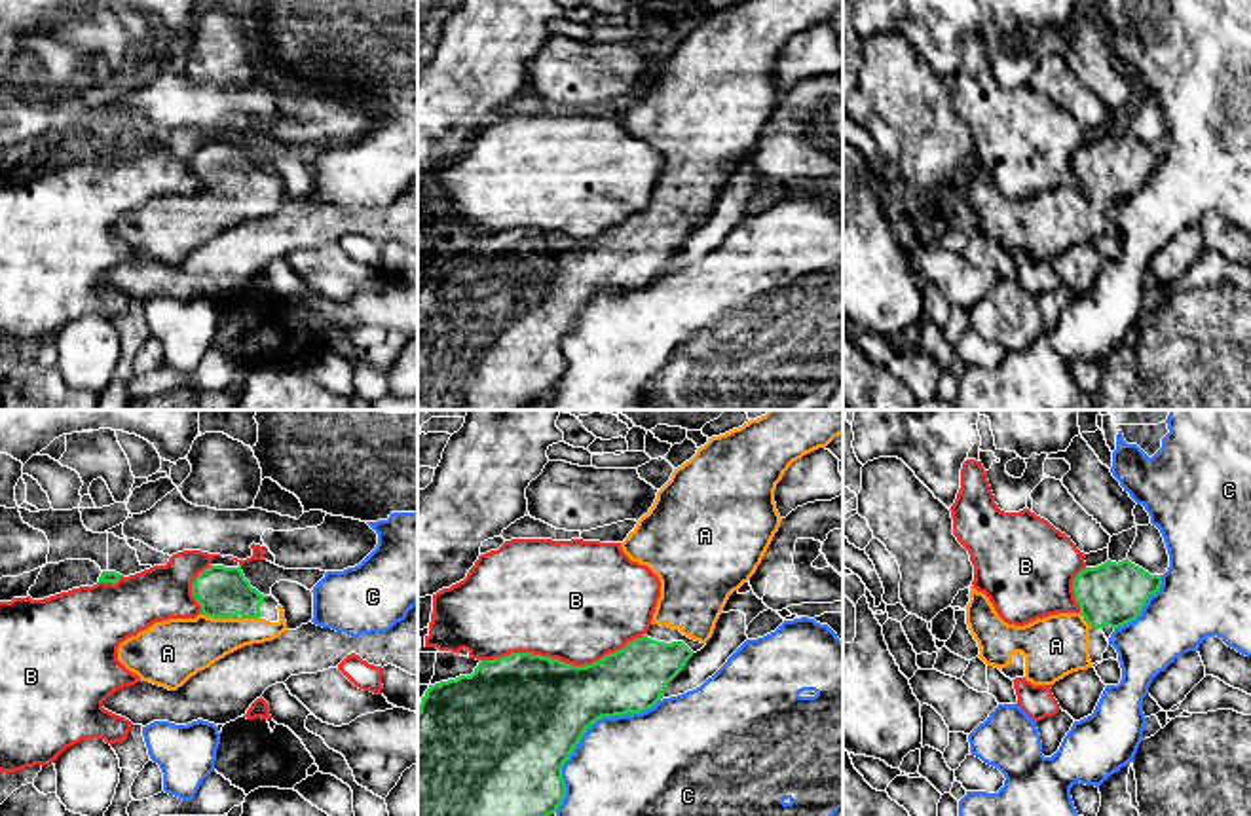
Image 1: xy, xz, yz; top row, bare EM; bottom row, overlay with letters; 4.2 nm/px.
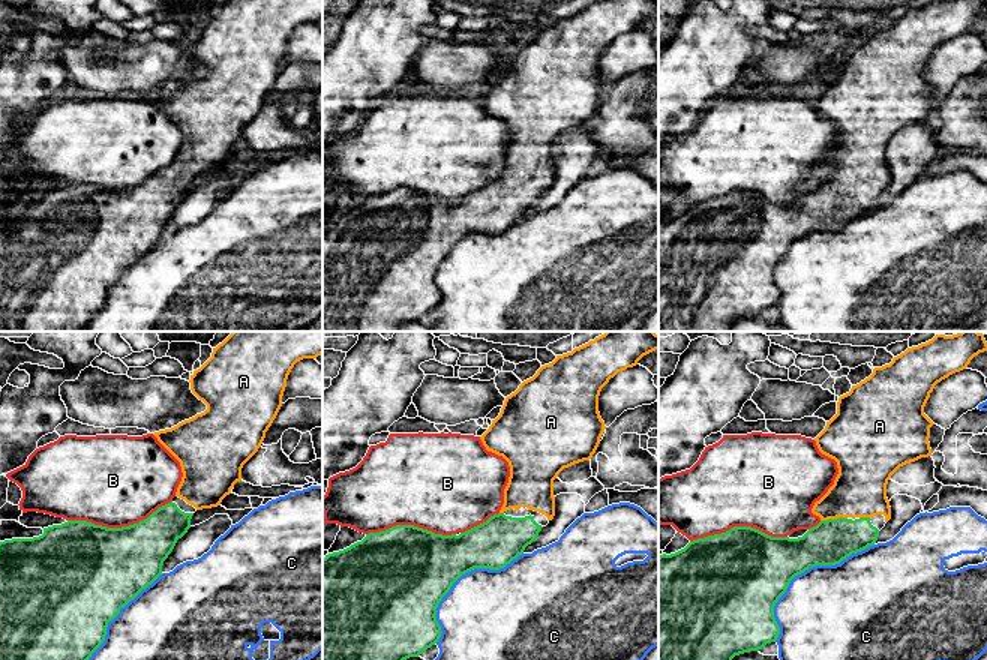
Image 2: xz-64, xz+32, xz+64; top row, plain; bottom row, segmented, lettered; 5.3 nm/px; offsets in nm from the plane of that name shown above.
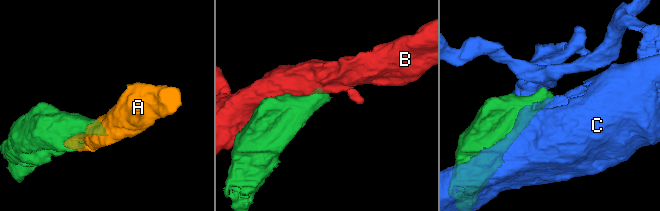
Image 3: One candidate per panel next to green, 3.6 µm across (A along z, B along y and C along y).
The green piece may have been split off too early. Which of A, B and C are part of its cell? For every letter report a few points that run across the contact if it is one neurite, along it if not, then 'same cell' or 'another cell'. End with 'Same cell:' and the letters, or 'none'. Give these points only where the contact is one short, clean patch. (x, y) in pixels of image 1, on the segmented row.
A: line xy (223, 593), (223, 610), (230, 617), (211, 636), (181, 648); same cell
B: another cell
C: another cell
Same cell: A

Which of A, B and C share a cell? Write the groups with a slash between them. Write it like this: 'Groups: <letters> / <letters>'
Groups: A / B / C

